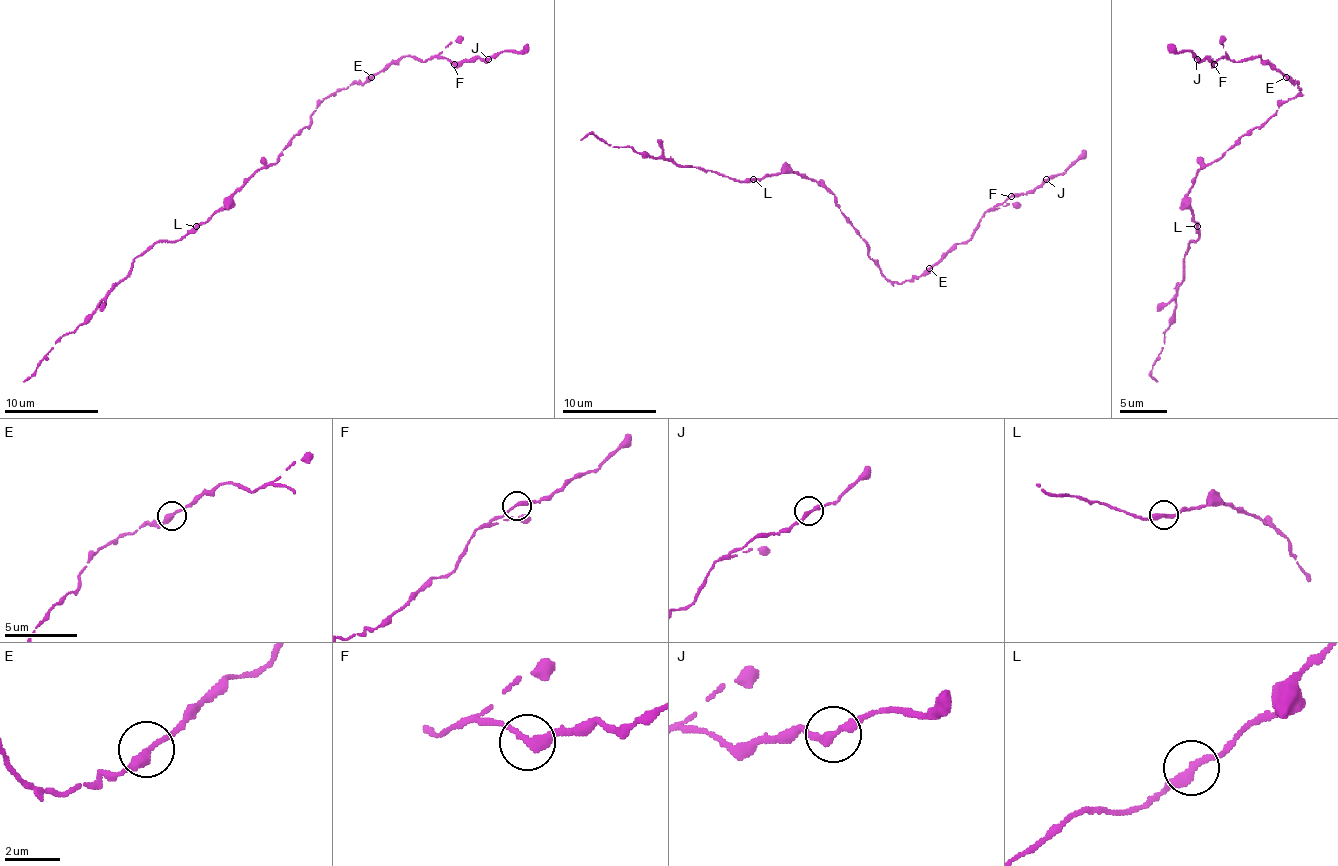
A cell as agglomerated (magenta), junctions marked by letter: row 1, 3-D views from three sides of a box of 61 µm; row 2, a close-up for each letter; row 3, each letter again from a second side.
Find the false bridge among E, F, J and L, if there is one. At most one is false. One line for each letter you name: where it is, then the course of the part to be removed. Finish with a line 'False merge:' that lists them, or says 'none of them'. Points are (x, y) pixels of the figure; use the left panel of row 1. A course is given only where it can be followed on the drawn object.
False merge: none of them

